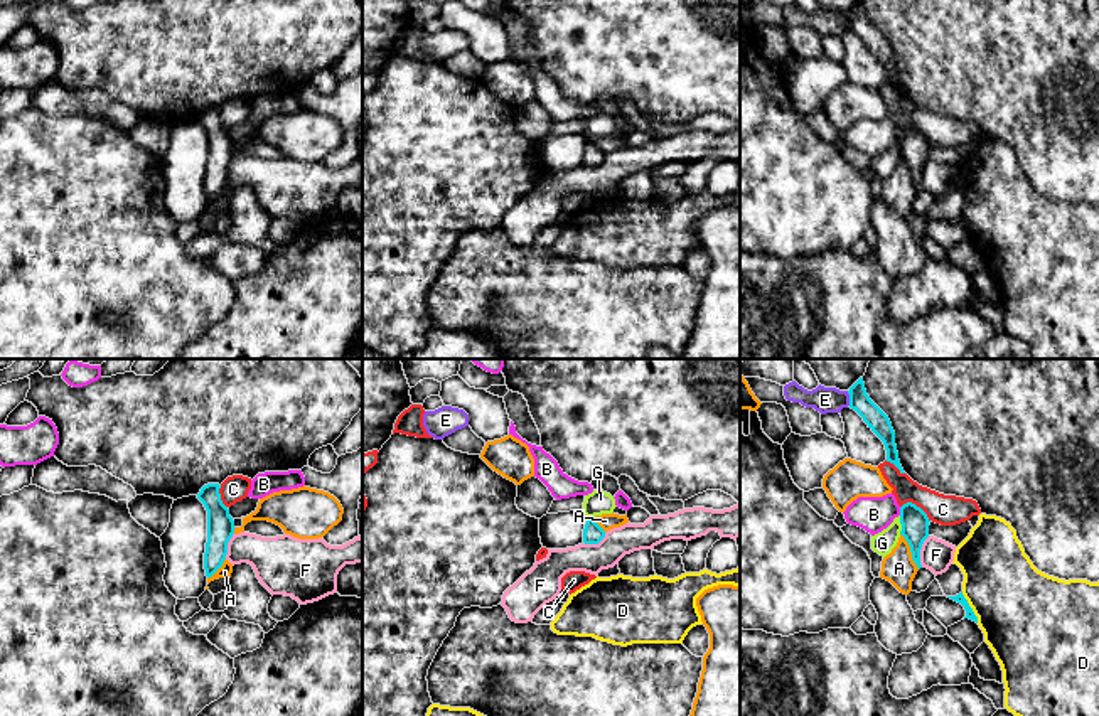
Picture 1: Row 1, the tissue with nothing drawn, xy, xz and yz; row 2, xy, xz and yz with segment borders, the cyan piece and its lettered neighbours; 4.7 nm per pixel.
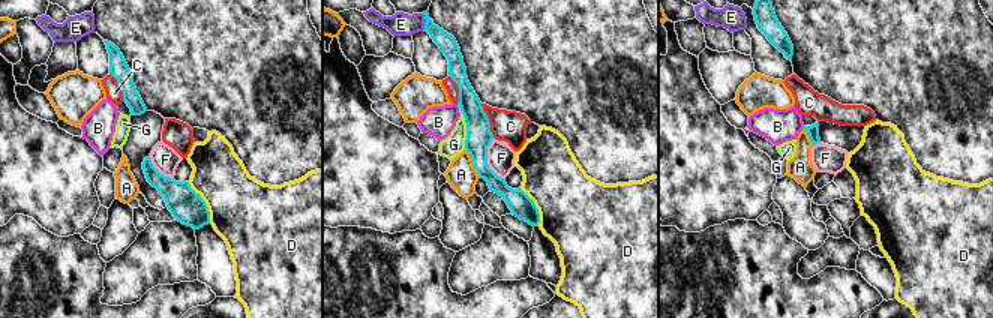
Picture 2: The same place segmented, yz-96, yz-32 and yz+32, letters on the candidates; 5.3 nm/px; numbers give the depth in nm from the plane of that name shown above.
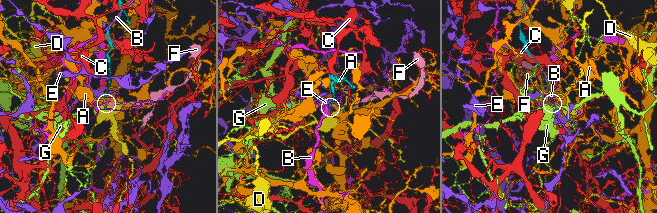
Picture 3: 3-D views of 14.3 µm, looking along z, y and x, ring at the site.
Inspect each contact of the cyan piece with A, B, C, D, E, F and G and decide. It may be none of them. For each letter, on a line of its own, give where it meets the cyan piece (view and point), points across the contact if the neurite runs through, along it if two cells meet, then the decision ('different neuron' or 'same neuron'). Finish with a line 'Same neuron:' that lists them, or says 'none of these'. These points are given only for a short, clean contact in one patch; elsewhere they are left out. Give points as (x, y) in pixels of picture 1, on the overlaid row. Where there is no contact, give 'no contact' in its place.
A: yz (911, 551) | along yz (900, 533), (909, 546), (912, 561), (919, 568) | different neuron
B: yz (900, 511) | along yz (899, 507), (900, 514) | different neuron
C: yz (916, 506) | along yz (900, 506), (914, 502), (929, 521) | different neuron
D: yz (970, 607) | along yz (961, 592), (978, 622) | different neuron
E: yz (850, 398) | along yz (847, 391), (850, 405) | different neuron
F: yz (919, 551) | along yz (929, 536), (921, 550), (921, 566) | different neuron
G: yz (900, 523) | along yz (899, 516), (900, 533) | different neuron
Same neuron: none of these

